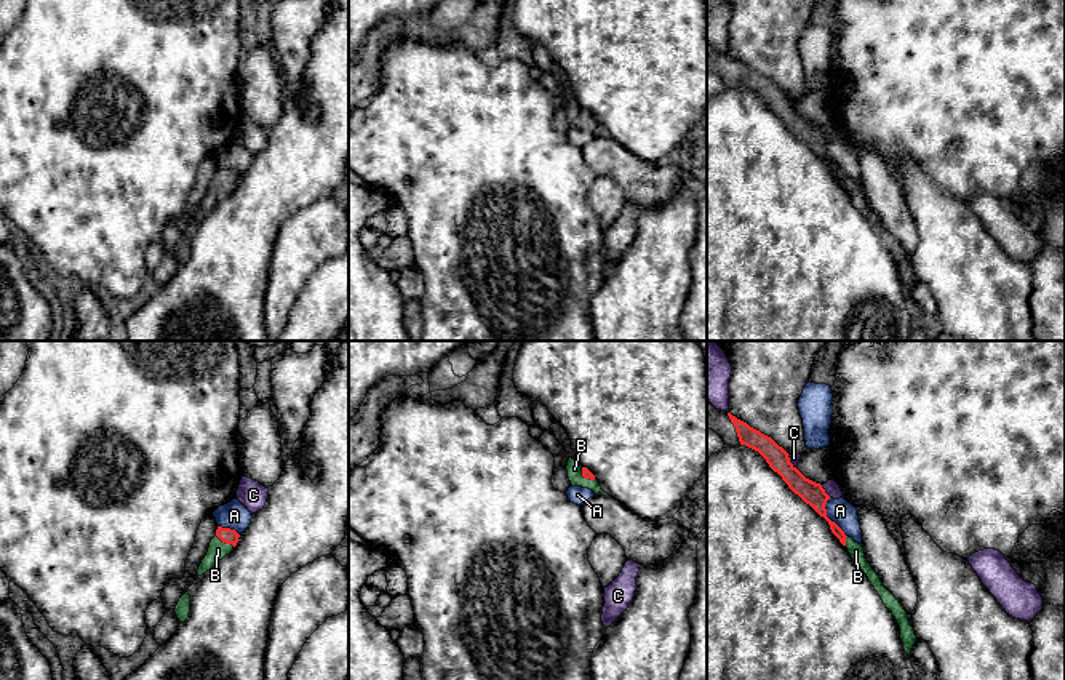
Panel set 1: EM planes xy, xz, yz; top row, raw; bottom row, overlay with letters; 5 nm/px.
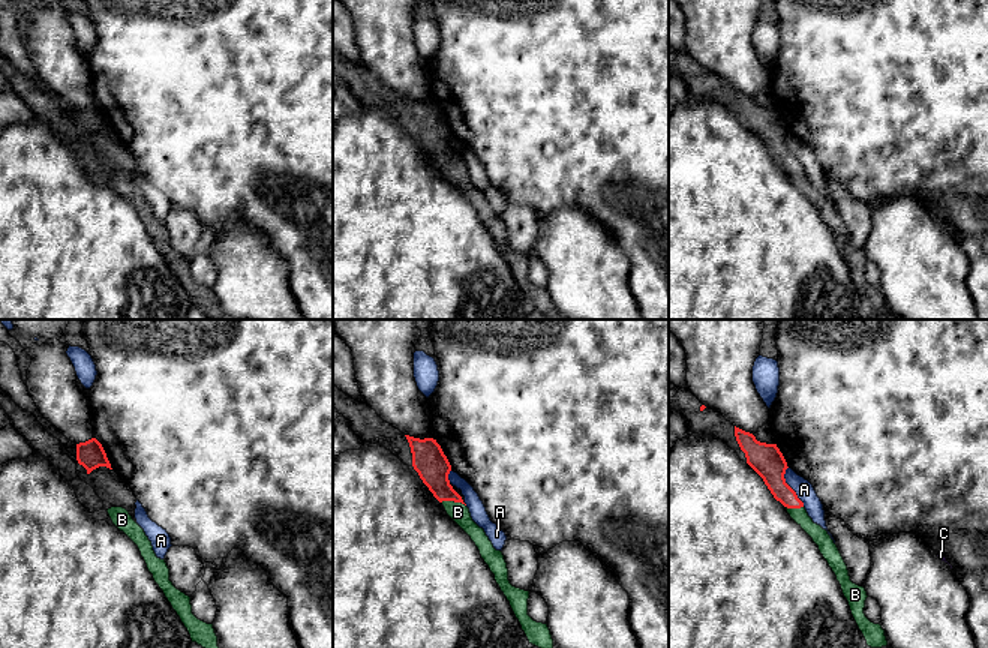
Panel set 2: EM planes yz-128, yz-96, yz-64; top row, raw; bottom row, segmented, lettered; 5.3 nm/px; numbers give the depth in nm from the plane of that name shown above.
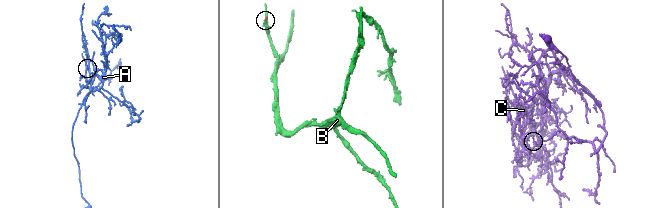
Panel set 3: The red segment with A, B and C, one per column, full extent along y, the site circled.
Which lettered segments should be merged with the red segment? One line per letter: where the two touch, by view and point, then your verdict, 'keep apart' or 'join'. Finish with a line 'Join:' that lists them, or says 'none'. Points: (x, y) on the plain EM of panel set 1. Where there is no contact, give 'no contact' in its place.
A: contact yz (827, 159); keep apart
B: contact xy (226, 184); join
C: contact yz (824, 133); keep apart
Join: B

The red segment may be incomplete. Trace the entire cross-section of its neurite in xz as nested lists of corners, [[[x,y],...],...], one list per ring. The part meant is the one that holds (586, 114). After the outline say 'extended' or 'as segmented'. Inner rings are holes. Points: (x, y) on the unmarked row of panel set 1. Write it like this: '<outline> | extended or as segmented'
[[[572,99],[568,101],[566,112],[568,112],[568,120],[572,128],[588,130],[595,136],[603,133],[595,117],[587,109],[582,109]]] | extended

